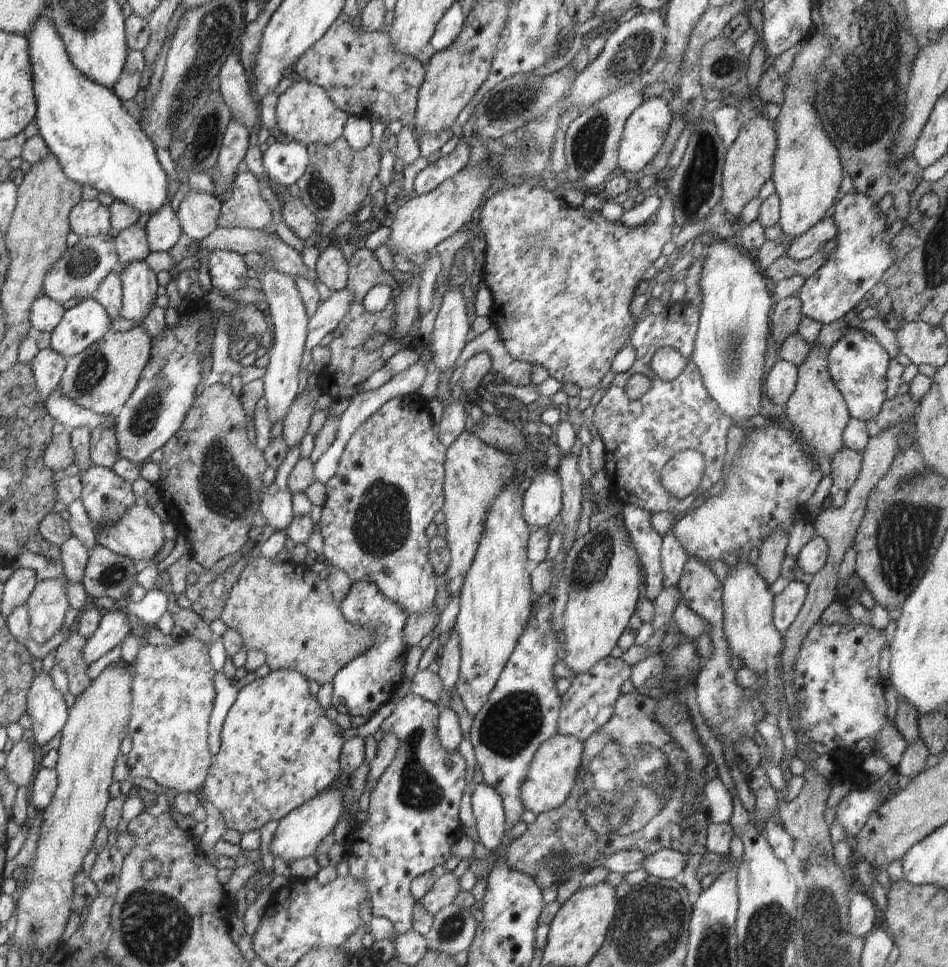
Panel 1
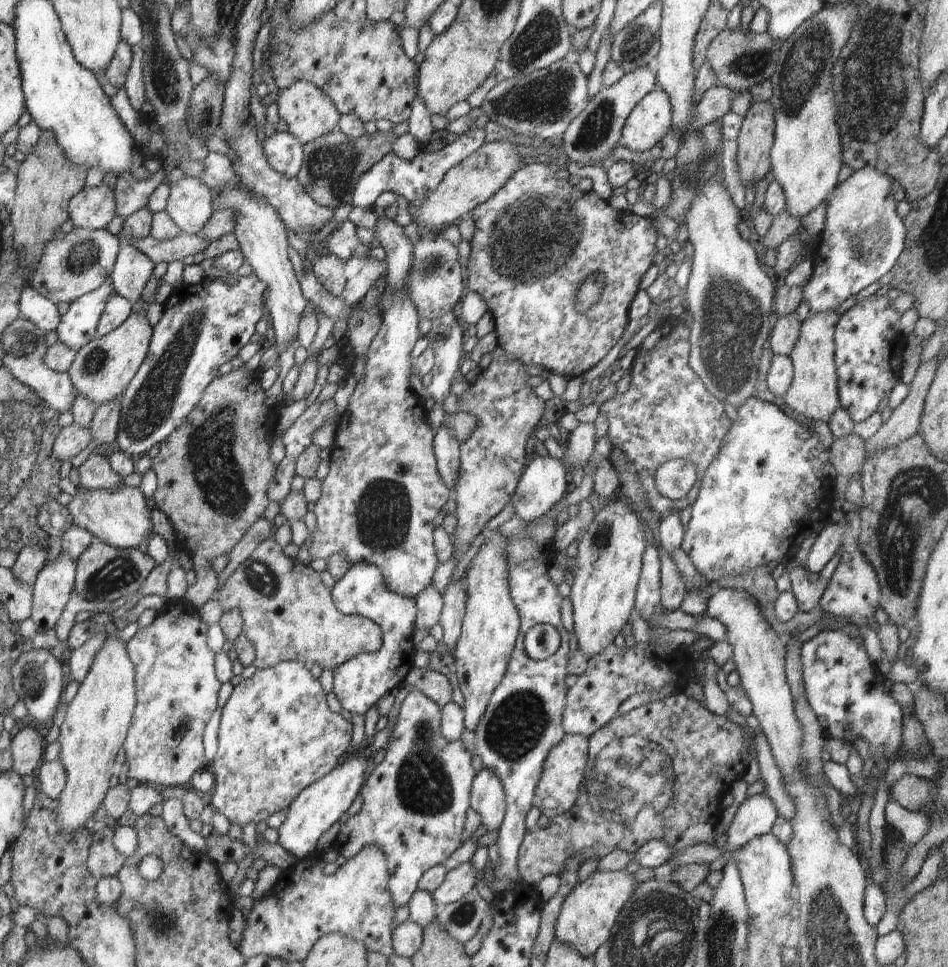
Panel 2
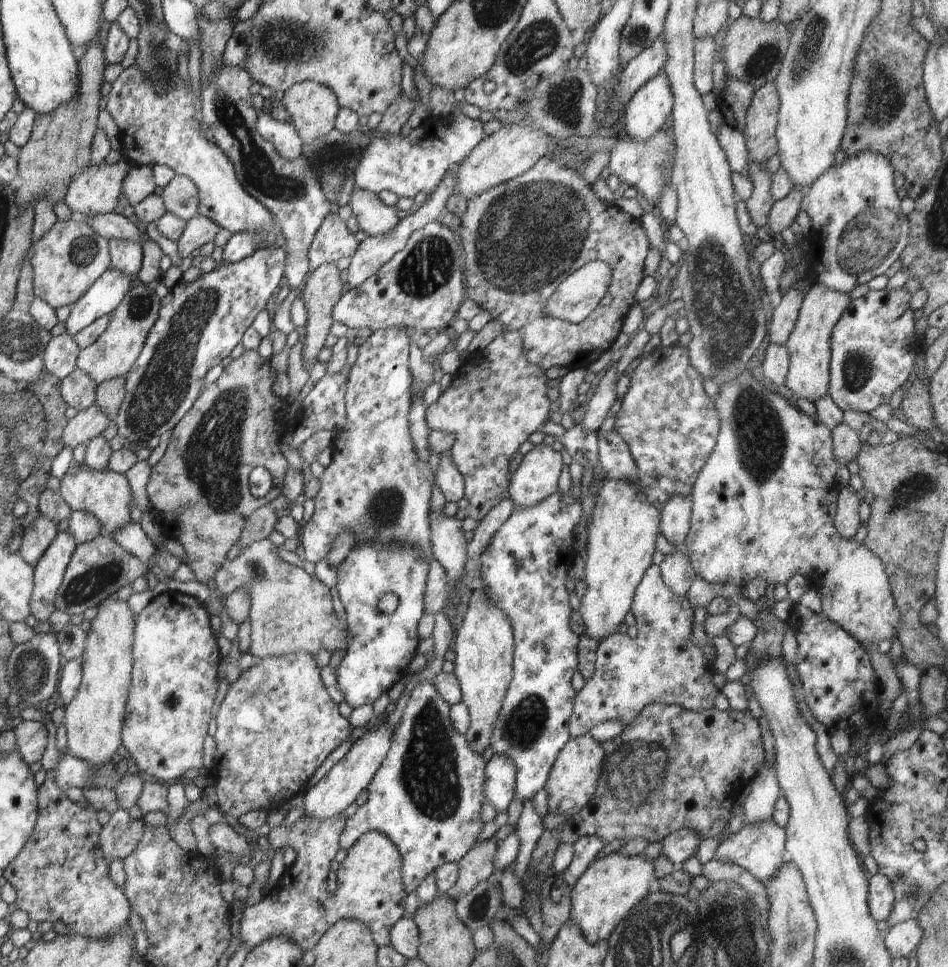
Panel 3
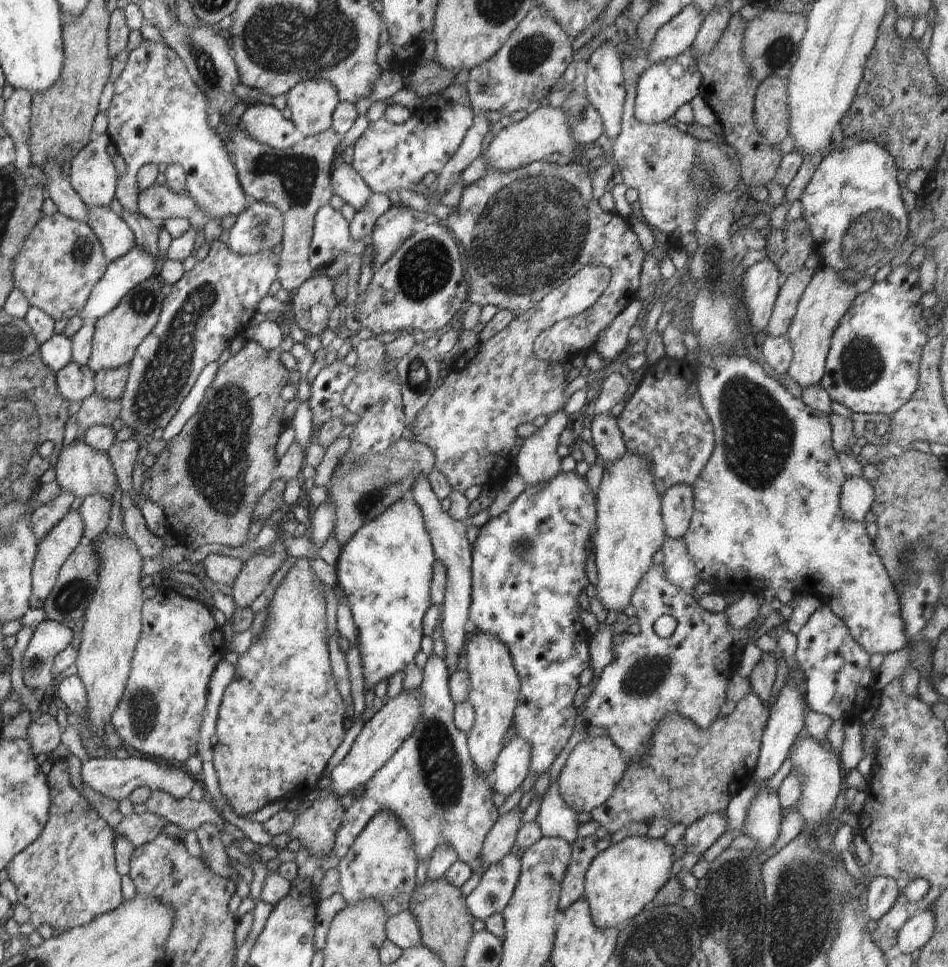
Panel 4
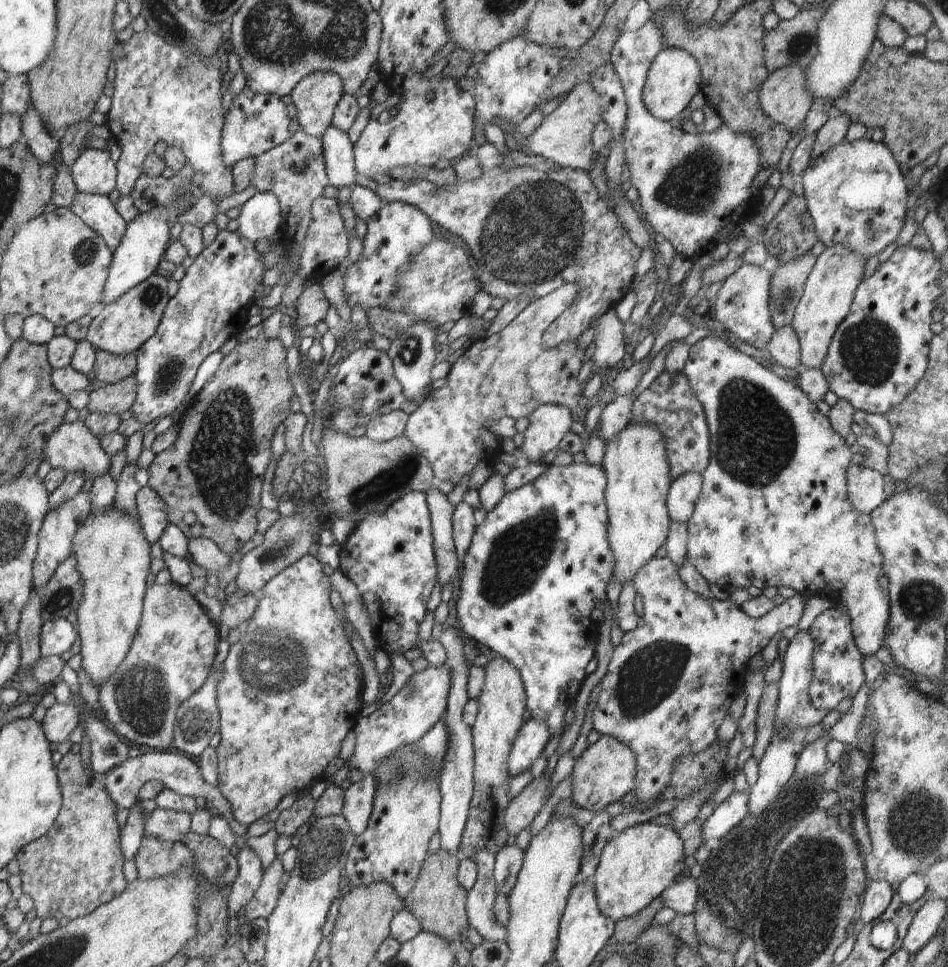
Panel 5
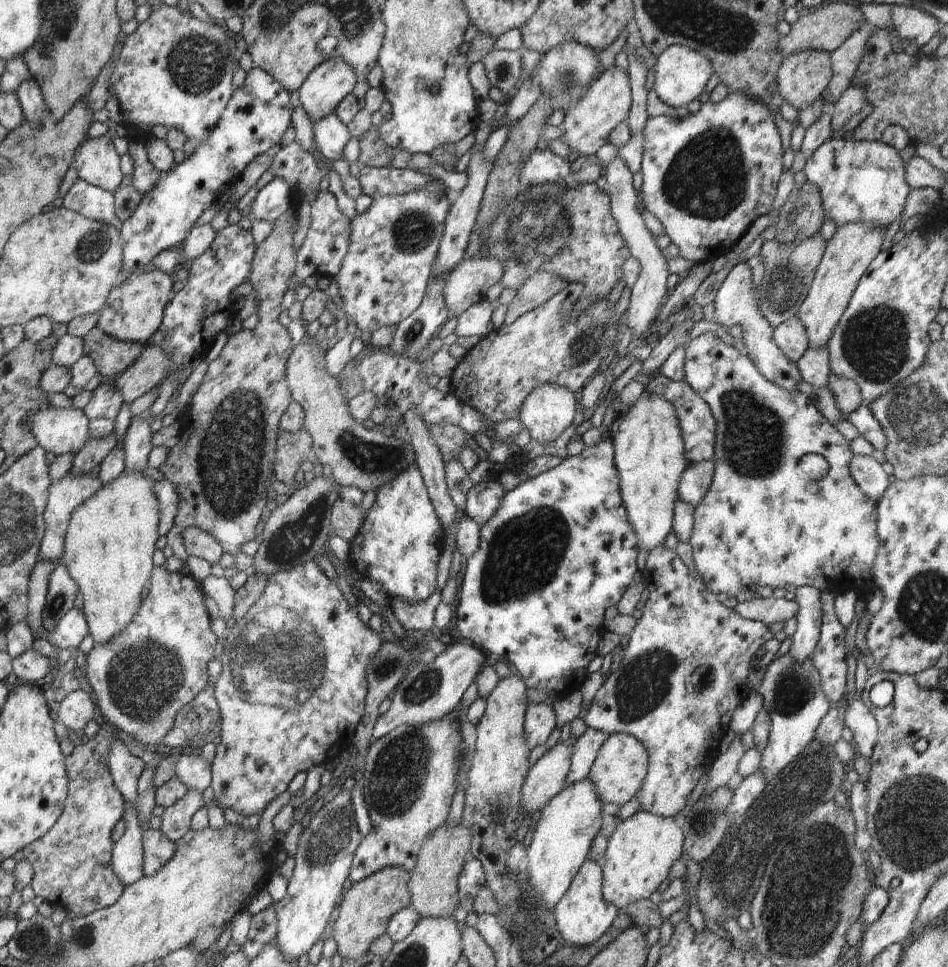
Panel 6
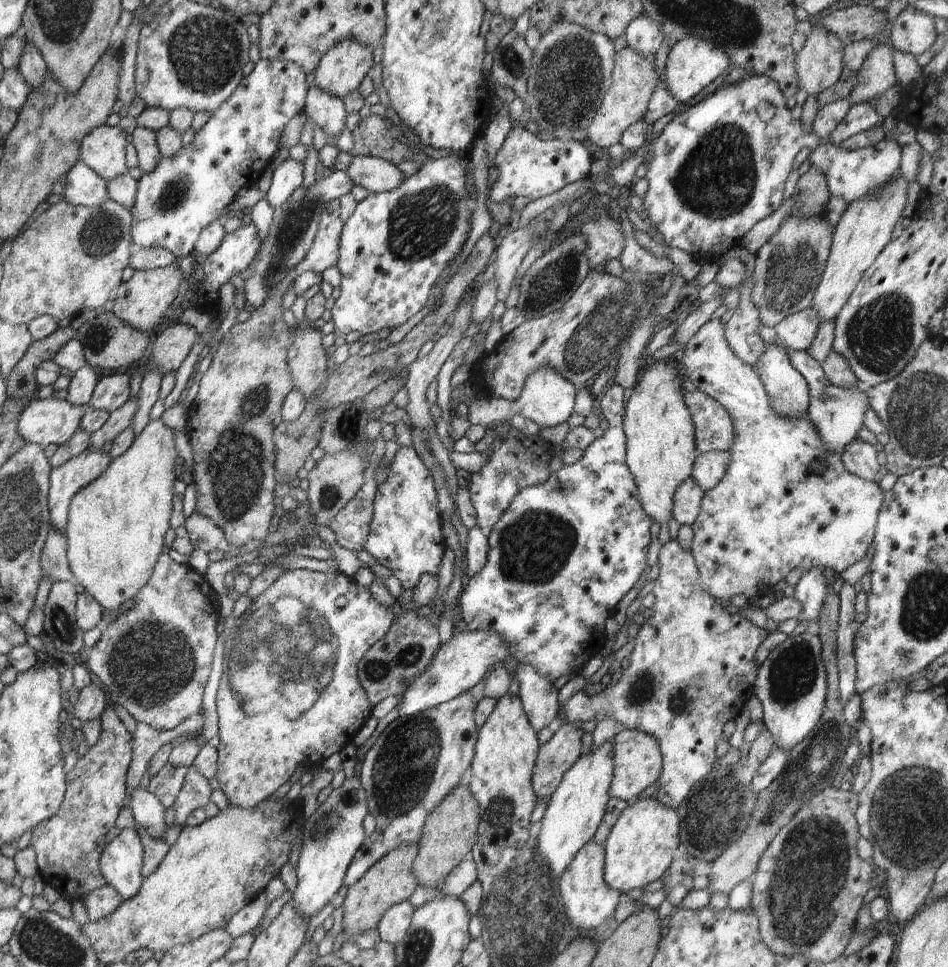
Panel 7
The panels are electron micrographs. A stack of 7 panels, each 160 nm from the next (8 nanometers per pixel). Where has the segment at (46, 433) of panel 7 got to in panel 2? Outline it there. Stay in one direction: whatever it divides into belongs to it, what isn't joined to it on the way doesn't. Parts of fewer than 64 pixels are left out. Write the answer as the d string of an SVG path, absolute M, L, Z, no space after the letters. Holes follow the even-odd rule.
M120 485L114 490L84 489L80 486L66 507L72 515L74 525L85 528L95 536L96 540L113 547L138 549L152 534L151 509L140 487ZM149 531L151 533L148 533Z

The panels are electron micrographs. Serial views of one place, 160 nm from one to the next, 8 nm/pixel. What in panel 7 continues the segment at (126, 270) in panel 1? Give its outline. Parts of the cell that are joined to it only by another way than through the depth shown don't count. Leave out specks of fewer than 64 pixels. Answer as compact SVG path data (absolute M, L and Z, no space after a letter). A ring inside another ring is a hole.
M80 161L65 175L64 199L68 204L86 208L100 207L110 200L107 182Z

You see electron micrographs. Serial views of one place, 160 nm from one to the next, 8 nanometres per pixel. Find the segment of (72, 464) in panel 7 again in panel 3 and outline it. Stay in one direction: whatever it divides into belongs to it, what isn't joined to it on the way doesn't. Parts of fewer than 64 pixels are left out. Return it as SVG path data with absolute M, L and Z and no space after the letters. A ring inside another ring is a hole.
M70 531L56 533L50 546L41 554L40 560L37 560L33 567L34 590L31 594L30 610L38 622L47 621L56 610L57 592L77 545Z

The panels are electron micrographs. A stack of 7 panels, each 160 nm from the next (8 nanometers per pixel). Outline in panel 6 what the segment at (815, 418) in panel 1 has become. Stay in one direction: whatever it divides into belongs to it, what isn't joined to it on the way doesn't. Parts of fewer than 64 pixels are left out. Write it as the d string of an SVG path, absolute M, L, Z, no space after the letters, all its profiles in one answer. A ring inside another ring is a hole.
M852 222L837 228L834 237L827 242L824 255L816 268L808 295L802 302L797 318L806 330L808 348L827 346L834 328L840 322L864 271L879 253L885 234L884 227L870 223Z

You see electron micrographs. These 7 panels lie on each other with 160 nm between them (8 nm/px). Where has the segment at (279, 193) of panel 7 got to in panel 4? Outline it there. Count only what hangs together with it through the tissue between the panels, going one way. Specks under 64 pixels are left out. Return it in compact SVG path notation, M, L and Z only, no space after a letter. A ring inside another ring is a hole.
M250 199L248 208L237 217L226 242L230 252L254 255L282 242L283 215L272 204Z

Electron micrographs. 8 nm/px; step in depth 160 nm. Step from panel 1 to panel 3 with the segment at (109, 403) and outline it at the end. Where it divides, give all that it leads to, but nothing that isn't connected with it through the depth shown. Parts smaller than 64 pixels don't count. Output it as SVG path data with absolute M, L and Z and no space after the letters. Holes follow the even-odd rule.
M138 281L134 283L116 310L109 314L107 329L88 348L80 349L75 366L95 380L97 386L105 380L121 377L135 365L148 333L159 317L161 300L154 285Z

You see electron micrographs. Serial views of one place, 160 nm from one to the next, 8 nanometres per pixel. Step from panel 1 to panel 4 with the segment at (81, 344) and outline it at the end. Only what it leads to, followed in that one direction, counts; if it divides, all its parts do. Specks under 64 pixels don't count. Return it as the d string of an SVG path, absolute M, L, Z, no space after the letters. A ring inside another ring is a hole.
M135 245L126 256L108 264L104 276L94 284L94 288L92 288L92 292L90 292L84 308L78 312L78 316L84 320L84 323L90 319L94 322L98 321L102 316L106 316L106 314L112 312L116 308L116 305L120 303L120 300L123 300L124 296L132 288L157 275L158 269L159 263L146 250L142 250L140 246Z

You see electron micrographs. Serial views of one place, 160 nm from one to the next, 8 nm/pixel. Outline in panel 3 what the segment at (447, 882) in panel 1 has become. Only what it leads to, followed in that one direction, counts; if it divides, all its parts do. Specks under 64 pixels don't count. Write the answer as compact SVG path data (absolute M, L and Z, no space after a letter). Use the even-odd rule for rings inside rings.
M494 837L477 842L474 848L457 862L459 875L454 887L461 896L492 876L495 871L495 852L499 842Z

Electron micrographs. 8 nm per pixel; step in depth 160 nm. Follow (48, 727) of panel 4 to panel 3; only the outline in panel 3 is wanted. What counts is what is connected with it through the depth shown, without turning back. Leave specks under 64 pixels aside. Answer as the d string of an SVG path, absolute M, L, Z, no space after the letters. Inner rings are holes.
M41 721L18 722L12 727L17 740L17 751L28 766L41 760L47 747L47 727Z

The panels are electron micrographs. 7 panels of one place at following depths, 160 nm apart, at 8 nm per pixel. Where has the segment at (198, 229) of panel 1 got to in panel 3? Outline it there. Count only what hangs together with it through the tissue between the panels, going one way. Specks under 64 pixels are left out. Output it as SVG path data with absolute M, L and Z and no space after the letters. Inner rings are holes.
M174 175L161 194L168 212L188 222L199 214L198 189L186 176Z

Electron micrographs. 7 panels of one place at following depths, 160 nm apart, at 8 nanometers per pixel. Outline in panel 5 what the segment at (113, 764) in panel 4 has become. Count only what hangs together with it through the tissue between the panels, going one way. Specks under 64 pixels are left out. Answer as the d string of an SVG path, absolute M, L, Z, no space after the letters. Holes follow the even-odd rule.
M143 749L143 754L136 758L126 758L118 766L114 766L110 772L102 775L102 784L113 801L114 806L130 809L138 802L138 792L150 781L158 780L164 789L172 790L180 796L205 798L208 804L219 809L219 815L229 822L234 818L230 804L219 794L216 787L206 784L201 776L201 768L197 760L188 755L174 750L154 751Z

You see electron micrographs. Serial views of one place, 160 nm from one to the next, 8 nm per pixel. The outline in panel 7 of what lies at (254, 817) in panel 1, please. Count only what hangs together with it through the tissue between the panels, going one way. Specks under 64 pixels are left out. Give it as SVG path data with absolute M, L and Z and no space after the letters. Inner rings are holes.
M298 569L285 571L266 592L253 600L250 610L235 620L234 628L230 630L230 634L226 637L223 674L220 679L216 702L218 718L220 718L220 744L217 747L216 778L218 779L219 789L226 795L230 805L236 806L236 808L244 808L244 810L255 808L288 782L302 762L323 764L334 753L340 753L347 745L352 743L366 721L371 718L374 708L368 701L366 692L364 692L364 688L358 680L358 662L366 656L366 652L378 640L382 640L386 636L396 620L397 614L396 606L385 608L378 600L374 599L369 588L358 586L354 580L340 571L328 574ZM342 596L346 598L347 602L343 607L338 607L336 606L336 600Z

